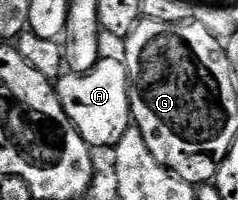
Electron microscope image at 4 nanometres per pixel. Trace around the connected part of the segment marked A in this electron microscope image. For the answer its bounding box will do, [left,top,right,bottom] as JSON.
[55,58,132,149]

